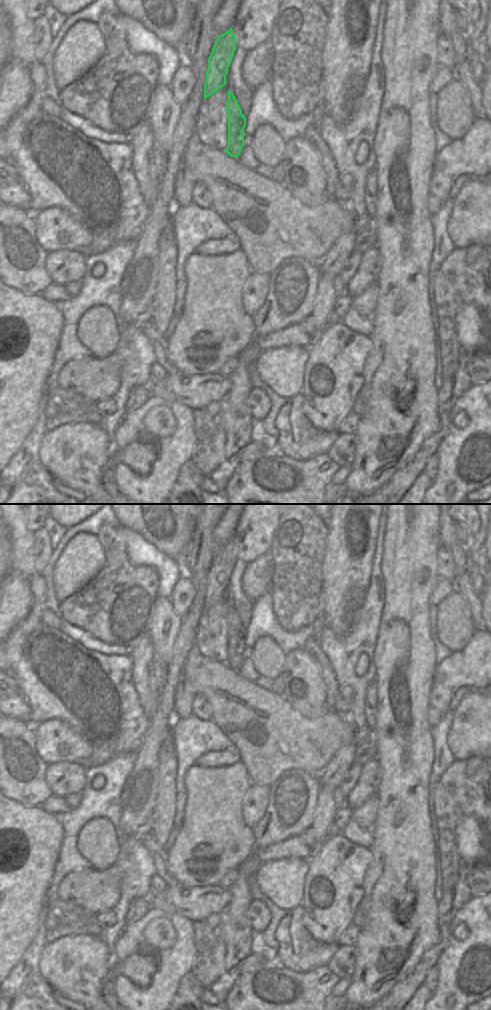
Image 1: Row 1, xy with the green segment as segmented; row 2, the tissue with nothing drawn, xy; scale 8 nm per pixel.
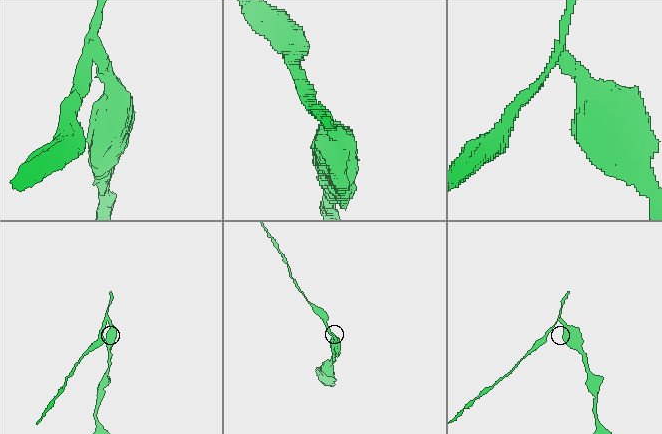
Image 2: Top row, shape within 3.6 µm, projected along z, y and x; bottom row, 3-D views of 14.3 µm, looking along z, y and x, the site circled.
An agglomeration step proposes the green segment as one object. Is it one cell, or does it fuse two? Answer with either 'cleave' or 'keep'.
cleave

